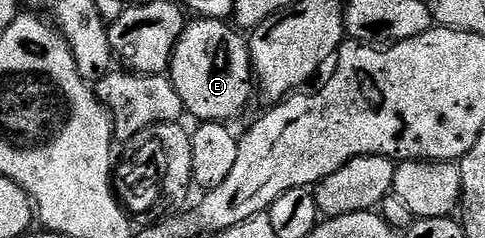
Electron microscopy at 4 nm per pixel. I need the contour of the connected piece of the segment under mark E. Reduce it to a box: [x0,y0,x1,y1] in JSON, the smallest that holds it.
[171,17,253,123]

